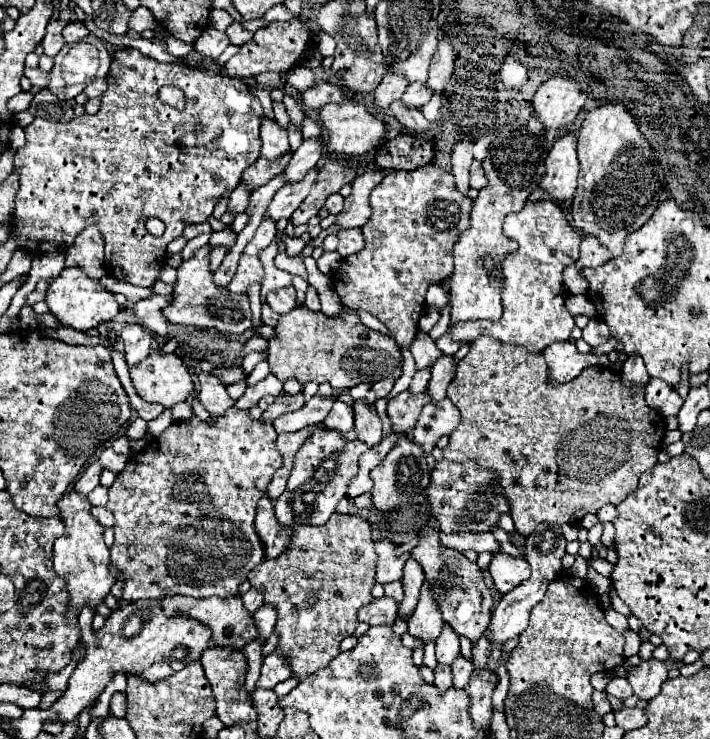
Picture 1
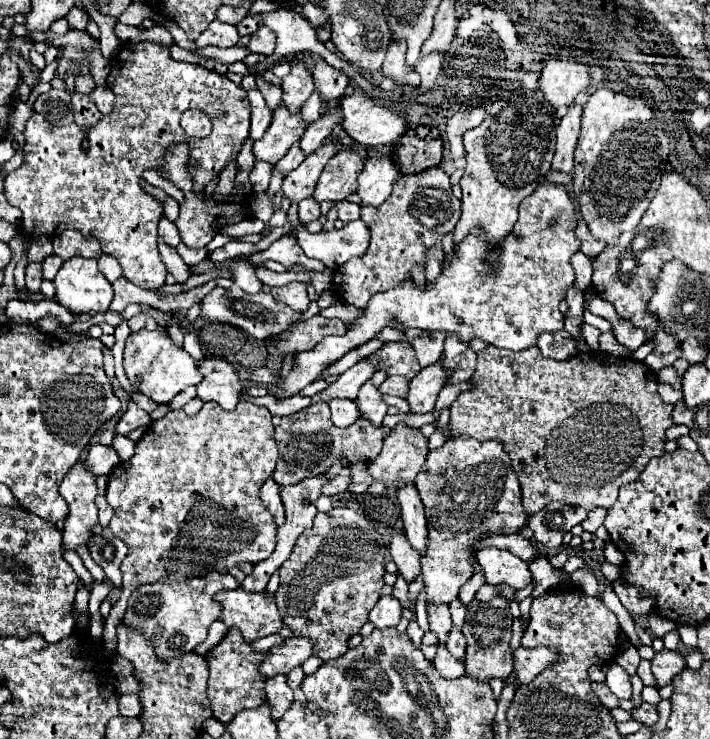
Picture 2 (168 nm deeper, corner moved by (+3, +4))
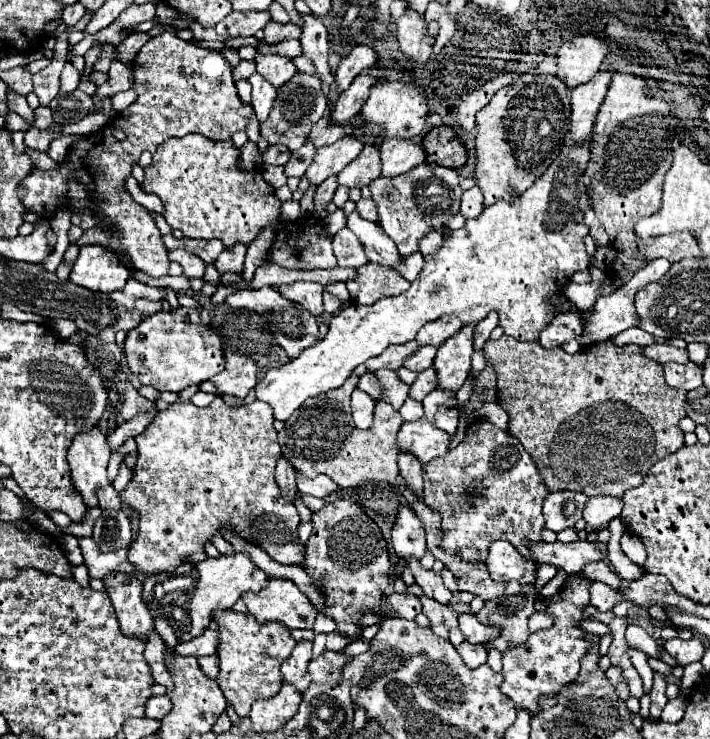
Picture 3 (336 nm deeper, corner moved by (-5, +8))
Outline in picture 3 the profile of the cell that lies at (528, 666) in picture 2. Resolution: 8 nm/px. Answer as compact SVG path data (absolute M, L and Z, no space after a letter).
M582 576L582 580L570 580L568 584L564 584L546 608L546 612L554 620L552 628L538 630L530 634L524 644L508 648L508 652L502 652L504 682L500 690L516 704L516 710L526 710L530 716L536 716L540 712L540 696L556 696L560 688L576 682L580 672L580 660L588 654L590 648L586 632L580 628L580 622L584 620L582 612L590 604L590 584L592 580L586 576Z

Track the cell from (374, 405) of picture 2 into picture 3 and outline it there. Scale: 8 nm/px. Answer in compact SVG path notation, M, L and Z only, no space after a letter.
M380 368L380 372L374 372L376 378L380 380L380 386L384 388L384 402L392 404L396 410L402 408L402 404L408 398L408 384L404 384L398 374L390 368Z

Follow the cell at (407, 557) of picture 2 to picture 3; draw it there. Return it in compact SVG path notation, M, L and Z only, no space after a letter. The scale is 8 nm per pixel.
M404 506L396 514L396 522L392 528L392 546L394 546L394 552L406 560L410 556L422 558L426 552L424 524L408 506Z

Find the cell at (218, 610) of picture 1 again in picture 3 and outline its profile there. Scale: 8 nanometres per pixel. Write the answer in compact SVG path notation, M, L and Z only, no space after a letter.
M282 578L270 580L268 588L264 588L262 592L242 594L242 600L258 622L278 620L290 630L312 630L318 616L318 610L310 604L306 594L302 594L296 584Z

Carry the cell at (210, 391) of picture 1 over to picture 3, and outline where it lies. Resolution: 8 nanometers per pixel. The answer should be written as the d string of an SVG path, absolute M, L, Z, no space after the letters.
M228 352L226 354L226 368L212 376L212 382L220 390L220 394L234 394L244 398L258 382L258 368L256 362L248 356Z

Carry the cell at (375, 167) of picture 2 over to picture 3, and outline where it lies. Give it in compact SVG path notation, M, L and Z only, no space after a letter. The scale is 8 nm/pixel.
M384 138L380 144L382 150L382 176L398 176L426 160L426 152L422 144L414 144L410 140Z

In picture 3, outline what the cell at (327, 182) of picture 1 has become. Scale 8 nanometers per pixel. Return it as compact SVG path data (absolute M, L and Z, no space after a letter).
M366 144L362 154L338 174L338 184L348 188L354 188L354 186L362 188L362 186L368 186L378 176L380 176L380 150L378 146Z

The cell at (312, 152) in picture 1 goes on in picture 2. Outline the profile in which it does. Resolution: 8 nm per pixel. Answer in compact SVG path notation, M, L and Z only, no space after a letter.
M336 108L336 110L324 112L314 124L310 124L304 136L300 138L300 150L304 152L304 156L310 156L316 148L320 148L324 140L332 134L332 130L340 124L340 120L342 120L340 108Z

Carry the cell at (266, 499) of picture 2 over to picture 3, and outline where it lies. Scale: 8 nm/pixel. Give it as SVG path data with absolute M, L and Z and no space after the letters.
M280 456L276 464L276 482L280 484L280 490L284 492L284 496L288 496L290 500L294 500L294 494L296 494L294 478L296 478L296 470L284 456Z

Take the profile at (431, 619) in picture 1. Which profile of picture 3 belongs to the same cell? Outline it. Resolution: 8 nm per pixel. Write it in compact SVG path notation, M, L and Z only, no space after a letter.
M474 420L474 422L468 426L466 438L458 444L458 448L448 450L444 456L440 456L440 458L436 458L436 460L424 464L422 476L424 476L424 502L426 502L430 508L438 510L438 512L442 514L442 526L444 526L444 528L450 528L450 530L444 530L444 536L442 536L442 548L444 548L444 550L456 552L456 554L460 554L464 560L482 560L482 562L486 562L488 546L490 546L494 540L500 540L500 538L502 538L502 540L508 540L510 544L514 544L516 550L518 550L526 560L536 562L536 560L532 560L532 552L528 552L528 540L542 540L542 530L544 530L544 524L546 524L546 522L544 522L544 516L542 516L542 502L544 502L544 498L546 498L546 494L548 494L548 488L546 488L544 478L540 476L540 472L538 472L538 468L536 468L532 456L524 450L524 446L520 444L518 438L510 436L508 432L496 428L494 424L490 424L490 422L486 422L486 420Z

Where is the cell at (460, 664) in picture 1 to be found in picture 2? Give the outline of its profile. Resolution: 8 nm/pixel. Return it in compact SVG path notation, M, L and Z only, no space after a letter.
M452 628L452 630L450 630L446 648L448 648L448 652L450 652L452 656L456 656L456 658L460 658L460 660L464 658L464 652L466 652L466 640L464 640L464 636L462 636L462 632L460 632L458 628Z

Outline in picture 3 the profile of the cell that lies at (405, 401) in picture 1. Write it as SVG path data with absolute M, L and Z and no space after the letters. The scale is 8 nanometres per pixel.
M466 324L460 332L448 342L438 348L434 368L438 372L438 388L458 390L470 374L470 360L472 360L472 332L474 324Z

